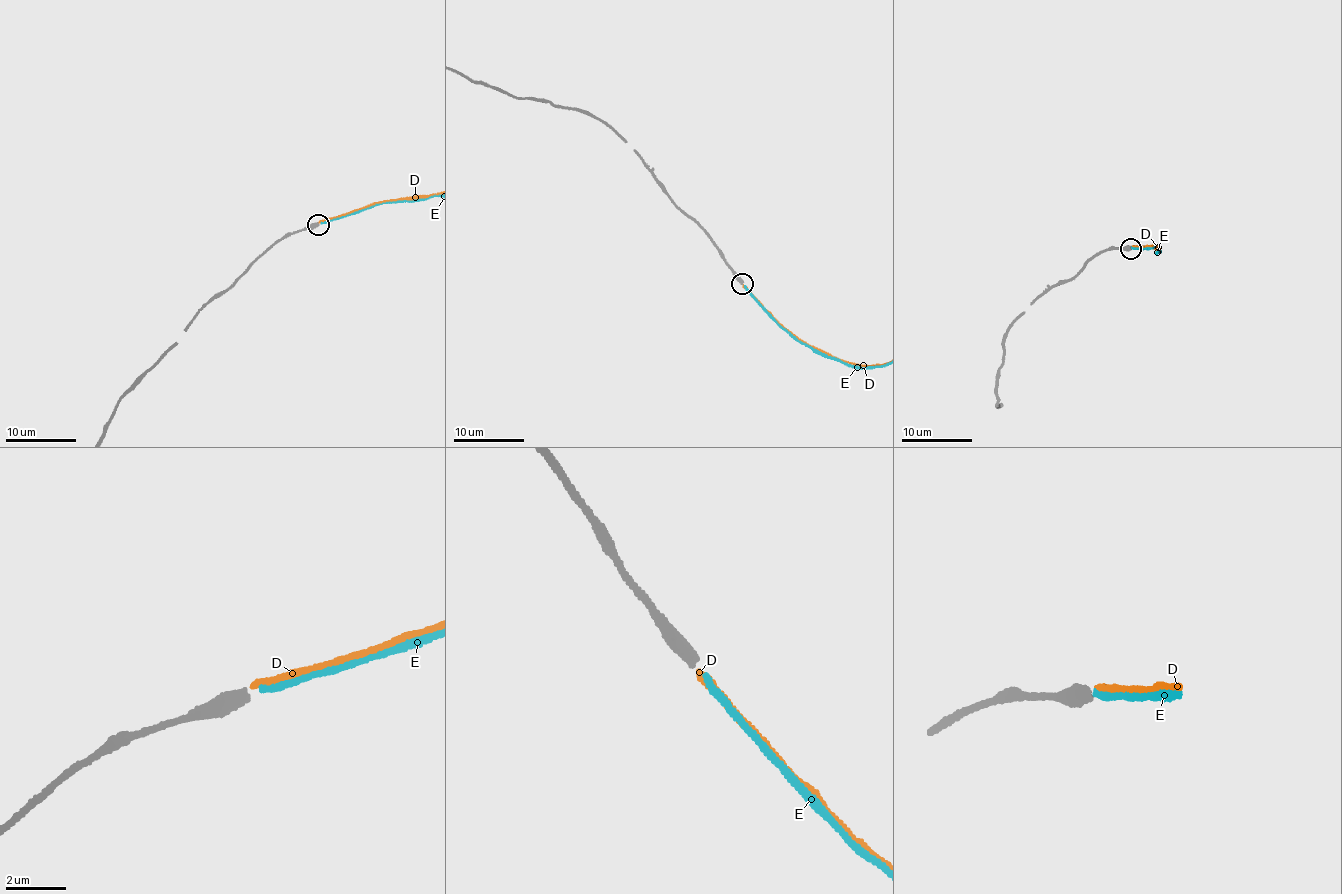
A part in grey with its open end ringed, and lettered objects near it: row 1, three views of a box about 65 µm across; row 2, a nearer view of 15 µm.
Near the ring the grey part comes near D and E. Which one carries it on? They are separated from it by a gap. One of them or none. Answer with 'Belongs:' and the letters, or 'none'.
Belongs: E

